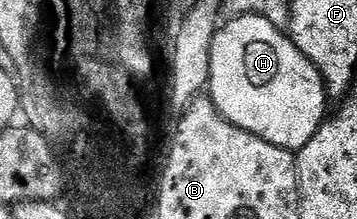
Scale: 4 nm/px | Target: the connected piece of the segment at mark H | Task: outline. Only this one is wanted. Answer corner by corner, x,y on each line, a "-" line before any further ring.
236,16
228,19
228,21
227,25
224,23
218,29
218,32
215,33
215,40
212,42
211,61
209,62
210,100
217,106
219,113
233,126
237,126
254,136
260,136
261,139
273,146
281,146
282,148
290,148
292,150
303,148
305,142
309,142
309,138
313,138
313,134
317,134
317,130
322,126
325,117
328,115
327,103
329,103
329,97
321,74
315,69
313,62
309,62
309,58
305,58
305,54
301,54
301,50
297,50
297,46
292,42
290,35
284,29
273,26
273,22
269,22
260,16

